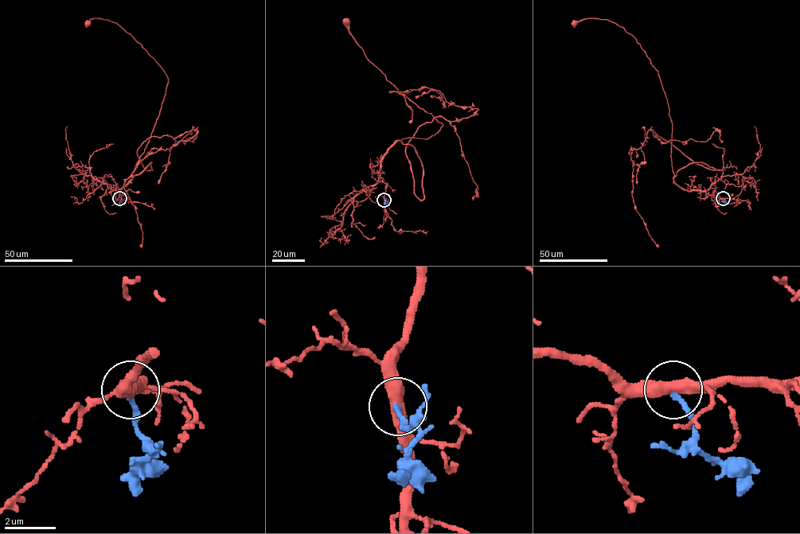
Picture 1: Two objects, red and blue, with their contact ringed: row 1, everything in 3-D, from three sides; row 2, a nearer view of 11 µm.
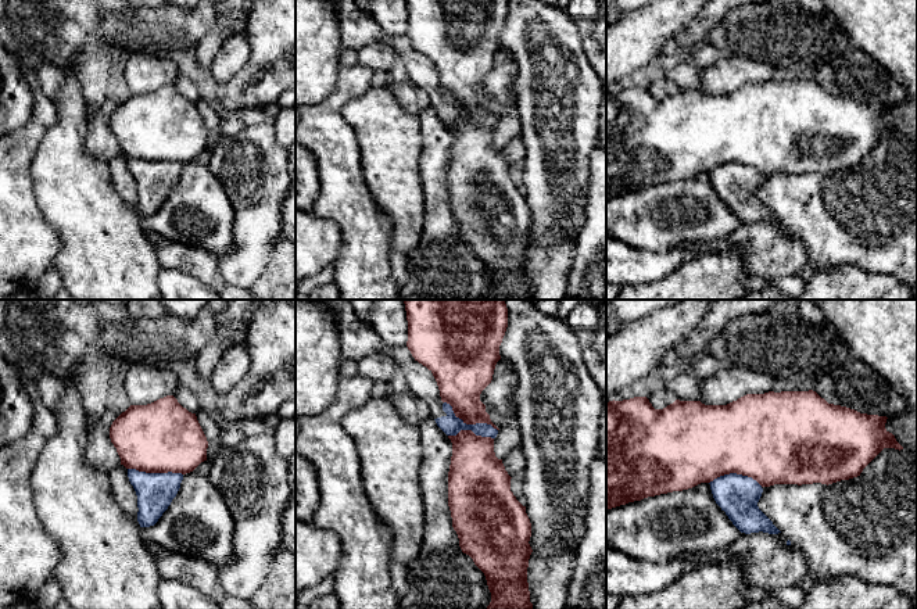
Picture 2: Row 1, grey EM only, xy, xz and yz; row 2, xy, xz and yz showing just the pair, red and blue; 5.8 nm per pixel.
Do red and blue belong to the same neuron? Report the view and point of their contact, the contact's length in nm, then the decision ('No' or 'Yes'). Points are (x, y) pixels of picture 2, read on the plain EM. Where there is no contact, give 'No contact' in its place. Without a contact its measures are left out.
Touches red at xz (469, 113). Shared border 360 nm. No

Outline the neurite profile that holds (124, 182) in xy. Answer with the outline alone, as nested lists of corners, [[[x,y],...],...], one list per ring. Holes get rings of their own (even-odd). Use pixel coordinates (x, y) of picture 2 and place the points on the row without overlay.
[[[123,154],[108,161],[110,175],[114,190],[130,207],[137,208],[137,185],[128,166],[128,158]]]

